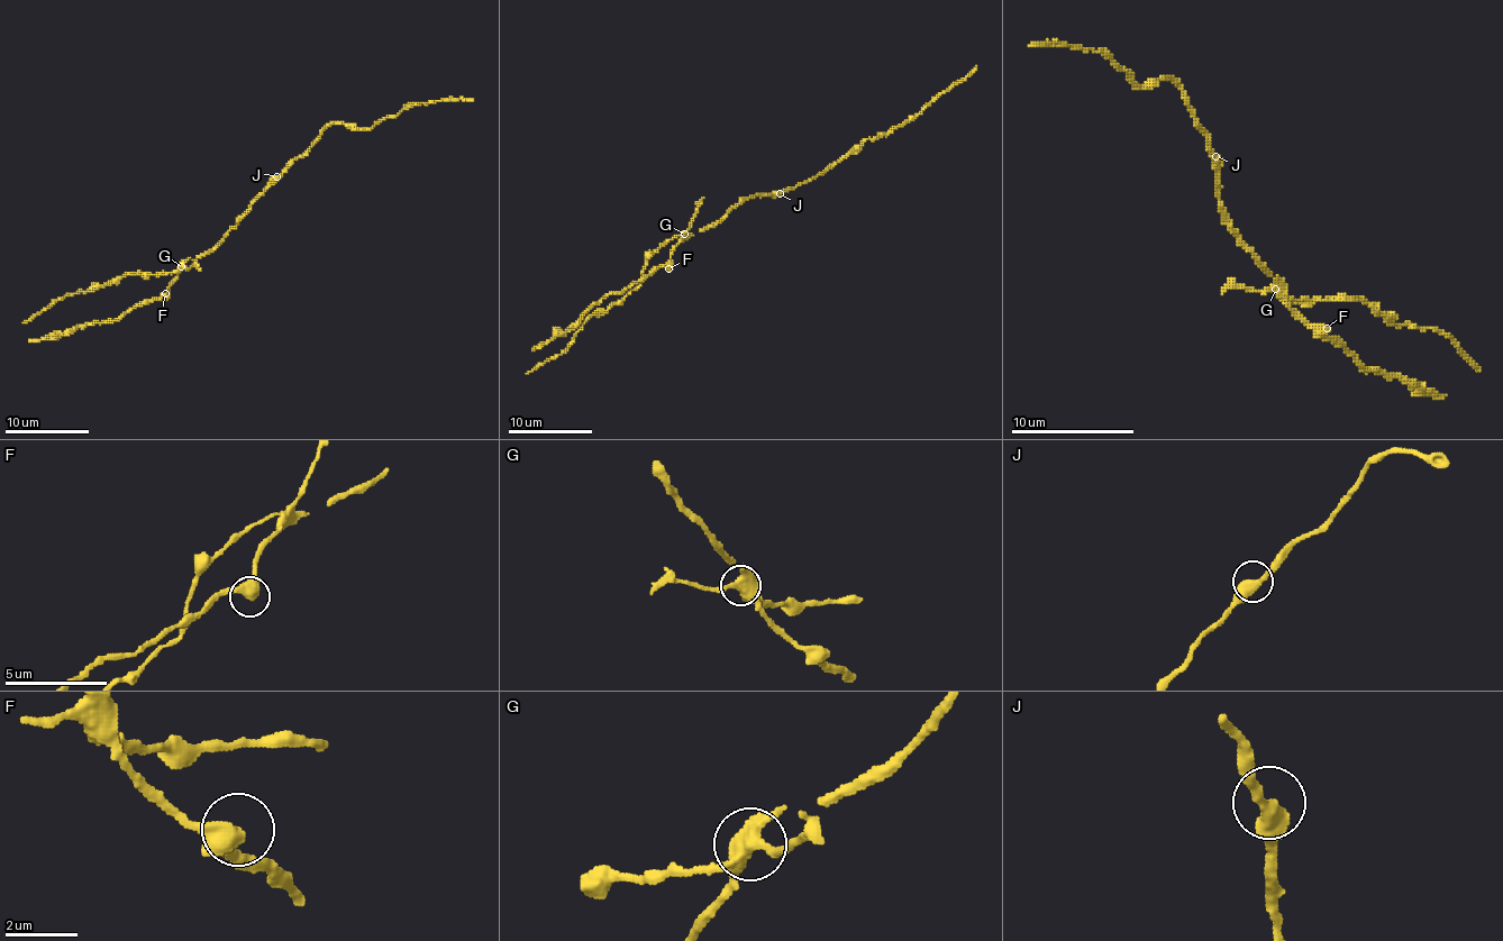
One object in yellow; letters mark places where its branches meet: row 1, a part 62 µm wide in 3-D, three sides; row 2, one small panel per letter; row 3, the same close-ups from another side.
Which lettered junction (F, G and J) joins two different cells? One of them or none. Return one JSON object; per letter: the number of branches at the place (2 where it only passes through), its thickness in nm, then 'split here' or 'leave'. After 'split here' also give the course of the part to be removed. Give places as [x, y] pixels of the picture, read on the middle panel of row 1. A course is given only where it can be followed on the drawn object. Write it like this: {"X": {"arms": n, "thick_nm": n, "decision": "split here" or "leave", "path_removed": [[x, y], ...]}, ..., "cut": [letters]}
{"F": {"arms": 3, "thick_nm": 360, "decision": "leave"}, "G": {"arms": 4, "thick_nm": 420, "decision": "split here", "path_removed": [[685, 234], [668, 239], [647, 261], [643, 282], [637, 288], [606, 311], [597, 311], [570, 344], [526, 374]]}, "J": {"arms": 2, "thick_nm": 440, "decision": "leave"}, "cut": ["G"]}

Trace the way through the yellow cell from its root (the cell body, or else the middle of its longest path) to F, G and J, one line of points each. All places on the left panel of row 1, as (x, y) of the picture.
F: (243, 218), (211, 249), (190, 258), (165, 293)
G: (243, 218), (211, 249), (190, 258), (182, 266)
J: (243, 218), (248, 206), (276, 176)

